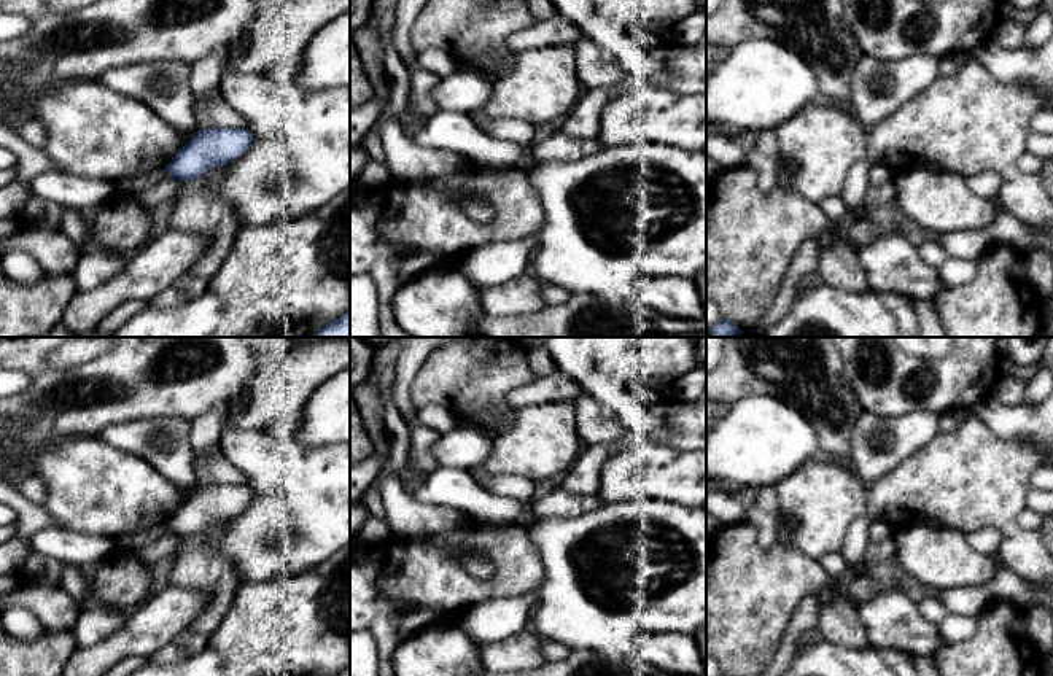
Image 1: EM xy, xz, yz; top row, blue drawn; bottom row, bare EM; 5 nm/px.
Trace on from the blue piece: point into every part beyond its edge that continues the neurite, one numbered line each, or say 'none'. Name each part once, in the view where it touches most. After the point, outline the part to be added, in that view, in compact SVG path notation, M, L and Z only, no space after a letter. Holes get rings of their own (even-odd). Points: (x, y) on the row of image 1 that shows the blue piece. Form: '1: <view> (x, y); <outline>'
none

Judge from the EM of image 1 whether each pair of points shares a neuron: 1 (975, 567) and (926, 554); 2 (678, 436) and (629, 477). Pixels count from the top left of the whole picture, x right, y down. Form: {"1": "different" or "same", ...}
{"1": "same", "2": "different"}

